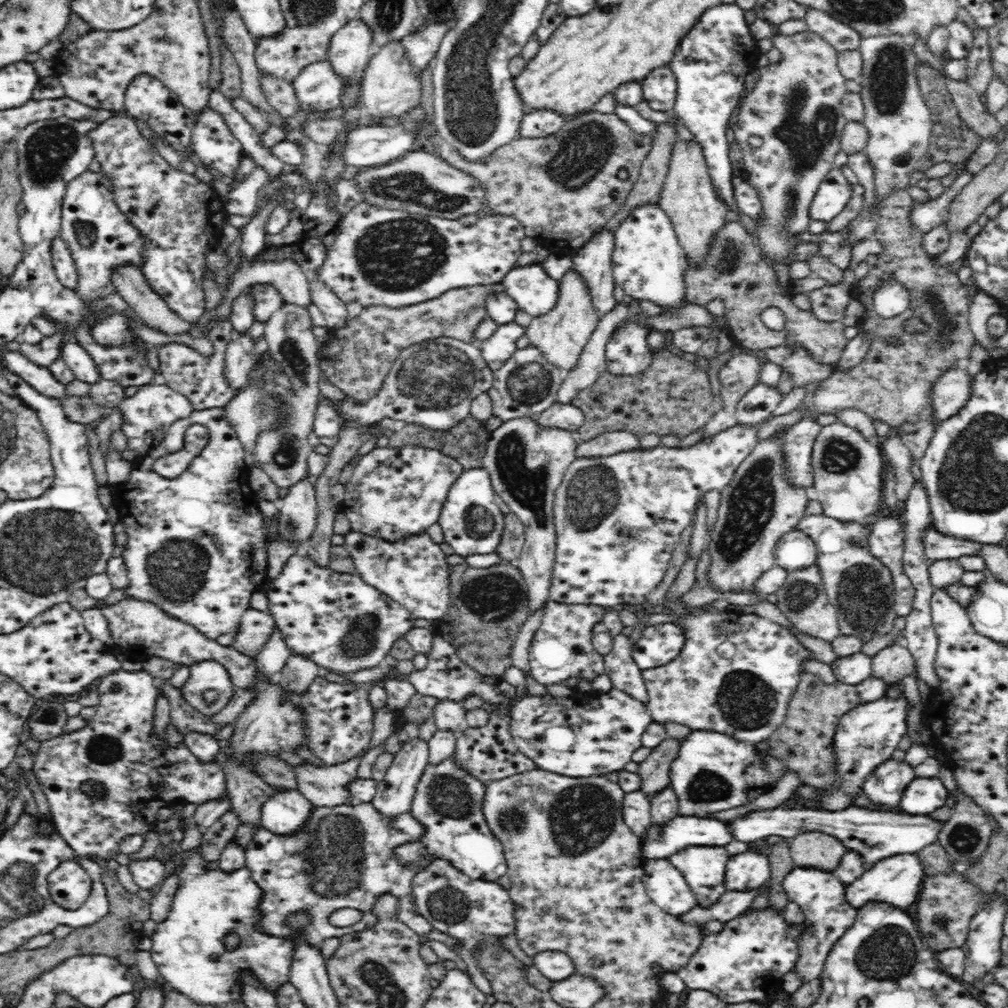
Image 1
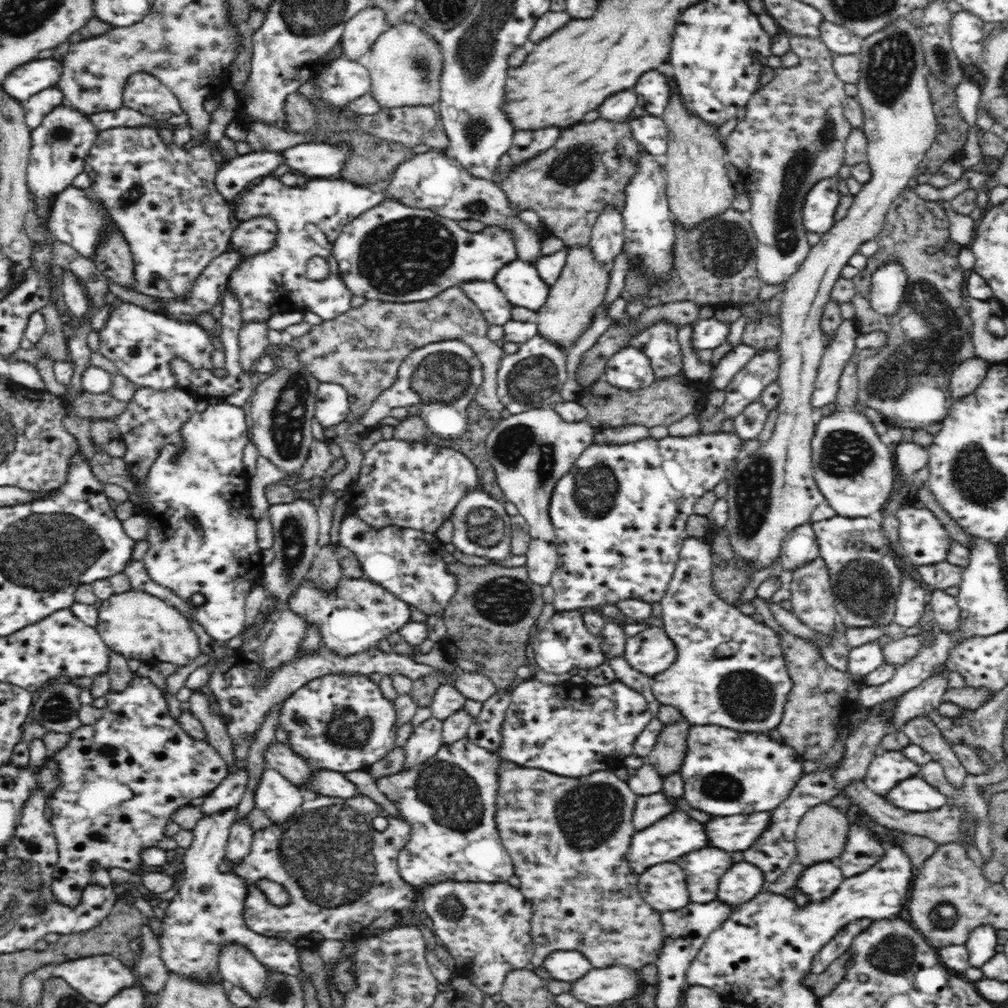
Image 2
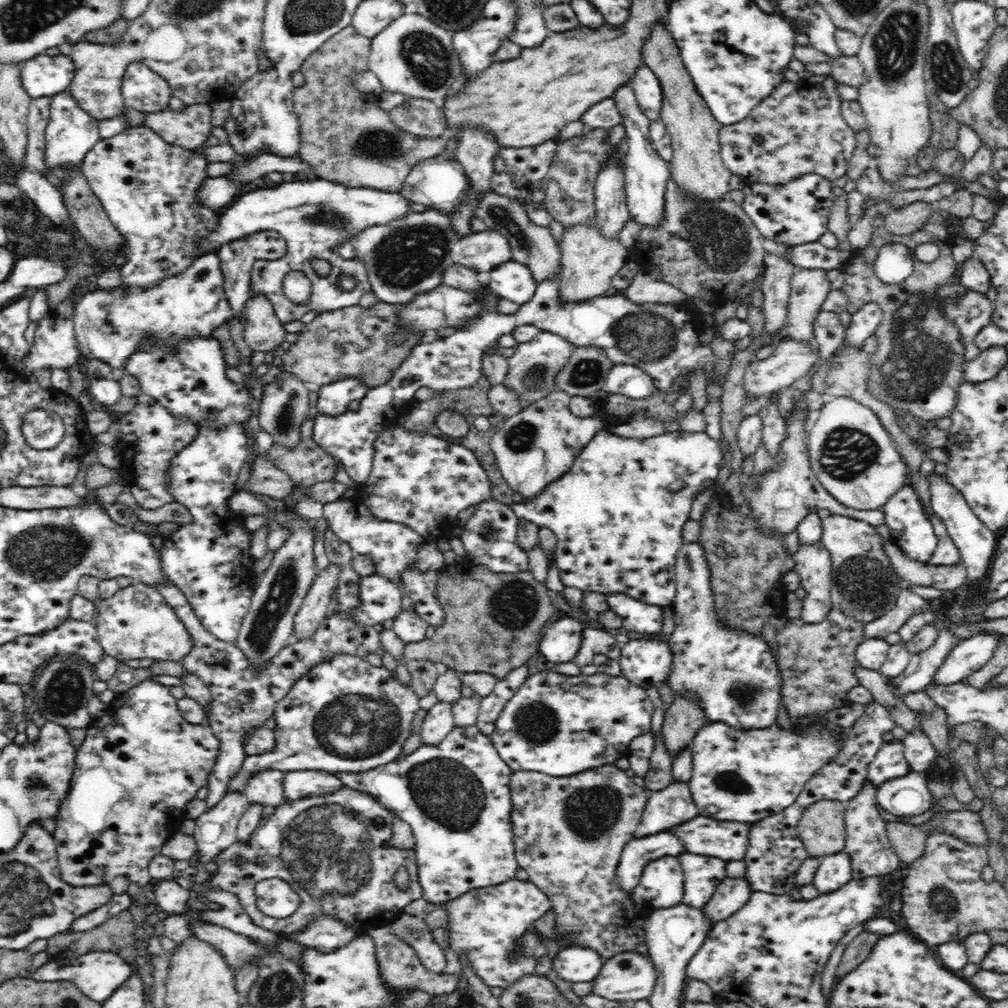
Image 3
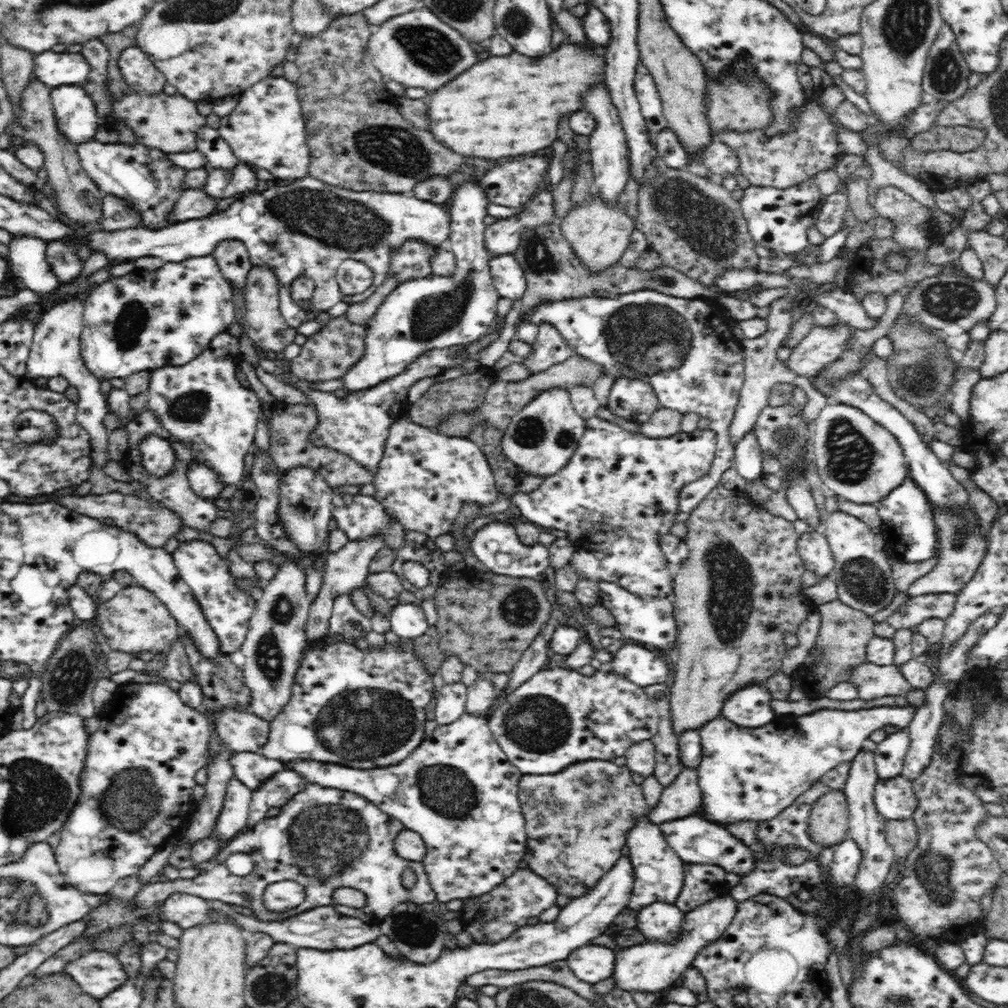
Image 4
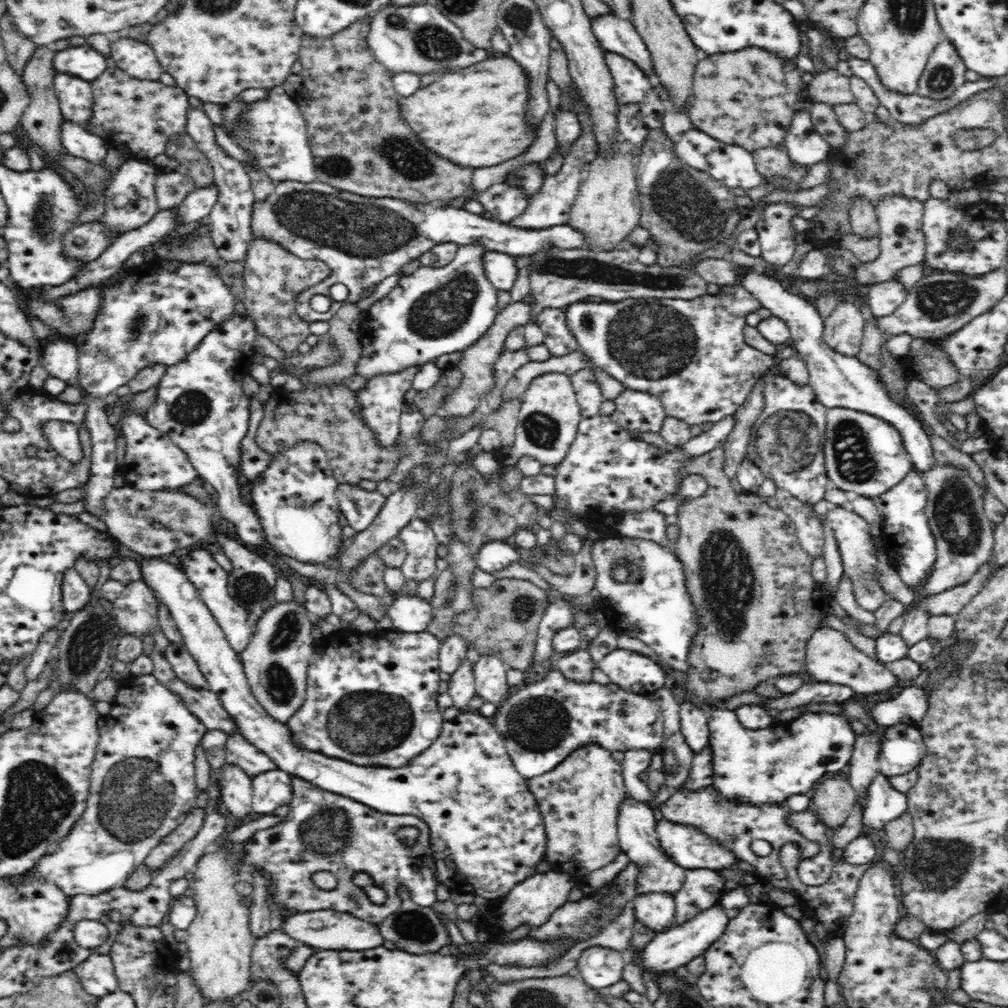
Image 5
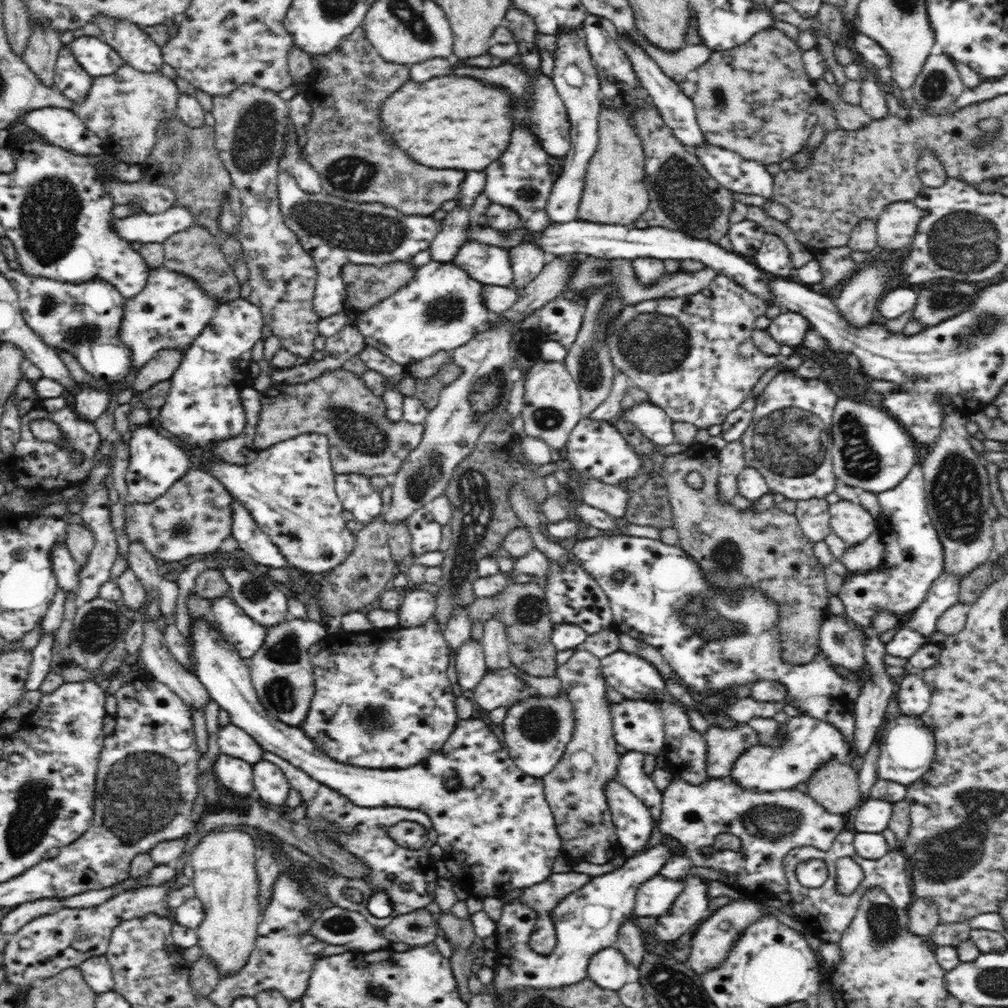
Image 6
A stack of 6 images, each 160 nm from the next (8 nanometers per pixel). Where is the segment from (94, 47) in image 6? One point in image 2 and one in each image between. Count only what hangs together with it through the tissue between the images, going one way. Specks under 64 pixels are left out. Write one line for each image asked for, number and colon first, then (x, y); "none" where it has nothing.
2: (28, 80)
3: (44, 75)
4: (52, 69)
5: (84, 61)

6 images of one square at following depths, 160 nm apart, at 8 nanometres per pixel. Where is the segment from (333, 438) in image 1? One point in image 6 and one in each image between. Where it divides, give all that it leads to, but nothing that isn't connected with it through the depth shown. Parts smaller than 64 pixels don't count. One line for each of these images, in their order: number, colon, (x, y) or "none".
2: (332, 406)
3: (333, 399)
4: (435, 312)
5: (433, 311)
6: (442, 308)

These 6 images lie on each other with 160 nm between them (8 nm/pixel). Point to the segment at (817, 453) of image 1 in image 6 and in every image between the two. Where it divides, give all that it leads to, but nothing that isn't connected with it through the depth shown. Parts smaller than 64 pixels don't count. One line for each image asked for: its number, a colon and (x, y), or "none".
2: (854, 470)
3: (854, 457)
4: (858, 459)
5: (865, 455)
6: (872, 451)

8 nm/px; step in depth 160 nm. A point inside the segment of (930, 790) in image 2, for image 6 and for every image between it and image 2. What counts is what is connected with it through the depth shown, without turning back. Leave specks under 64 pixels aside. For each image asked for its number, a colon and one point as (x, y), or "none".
3: (907, 796)
4: (894, 799)
5: (883, 804)
6: (873, 816)

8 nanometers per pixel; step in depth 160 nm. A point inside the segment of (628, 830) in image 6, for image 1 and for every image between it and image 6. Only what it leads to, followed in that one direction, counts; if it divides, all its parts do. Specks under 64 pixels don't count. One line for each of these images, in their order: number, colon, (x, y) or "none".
1: (664, 883)
2: (663, 886)
3: (662, 883)
4: (659, 873)
5: (638, 838)

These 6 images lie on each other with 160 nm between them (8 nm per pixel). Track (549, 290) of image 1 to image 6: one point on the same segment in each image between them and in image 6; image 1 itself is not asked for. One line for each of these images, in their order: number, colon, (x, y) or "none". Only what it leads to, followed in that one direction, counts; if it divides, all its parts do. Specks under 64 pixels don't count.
2: (520, 282)
3: (512, 281)
4: (508, 277)
5: (501, 270)
6: (489, 265)

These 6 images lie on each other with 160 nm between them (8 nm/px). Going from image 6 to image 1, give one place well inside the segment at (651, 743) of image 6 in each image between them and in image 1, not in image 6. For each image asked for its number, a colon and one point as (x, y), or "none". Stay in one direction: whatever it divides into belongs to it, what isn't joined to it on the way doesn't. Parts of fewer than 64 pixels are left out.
1: (589, 734)
2: (570, 731)
3: (561, 725)
4: (559, 717)
5: (543, 722)

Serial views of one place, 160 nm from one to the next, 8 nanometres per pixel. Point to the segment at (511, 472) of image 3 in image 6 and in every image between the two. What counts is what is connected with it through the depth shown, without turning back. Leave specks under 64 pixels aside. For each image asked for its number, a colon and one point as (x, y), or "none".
4: (541, 438)
5: (549, 415)
6: (552, 409)

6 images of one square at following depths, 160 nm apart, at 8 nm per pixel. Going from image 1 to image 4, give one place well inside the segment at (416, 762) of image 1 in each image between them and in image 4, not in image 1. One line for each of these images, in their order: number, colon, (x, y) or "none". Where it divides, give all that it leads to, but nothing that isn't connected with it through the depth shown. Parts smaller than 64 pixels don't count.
2: (426, 739)
3: (439, 721)
4: (450, 705)

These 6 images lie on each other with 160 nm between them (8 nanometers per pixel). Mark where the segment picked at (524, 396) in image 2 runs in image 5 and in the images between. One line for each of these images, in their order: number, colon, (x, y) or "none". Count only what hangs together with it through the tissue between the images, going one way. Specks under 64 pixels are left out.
3: (532, 368)
4: (550, 348)
5: (559, 340)

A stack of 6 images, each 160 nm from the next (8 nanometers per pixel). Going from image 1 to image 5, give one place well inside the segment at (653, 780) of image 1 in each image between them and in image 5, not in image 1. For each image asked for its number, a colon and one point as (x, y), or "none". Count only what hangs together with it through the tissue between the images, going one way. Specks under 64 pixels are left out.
2: (669, 752)
3: (683, 717)
4: (738, 591)
5: (750, 582)

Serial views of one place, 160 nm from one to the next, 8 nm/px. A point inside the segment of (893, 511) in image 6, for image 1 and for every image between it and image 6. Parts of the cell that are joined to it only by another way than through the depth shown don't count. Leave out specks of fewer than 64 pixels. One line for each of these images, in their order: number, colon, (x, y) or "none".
1: (937, 546)
2: (925, 540)
3: (911, 530)
4: (911, 535)
5: (908, 543)

